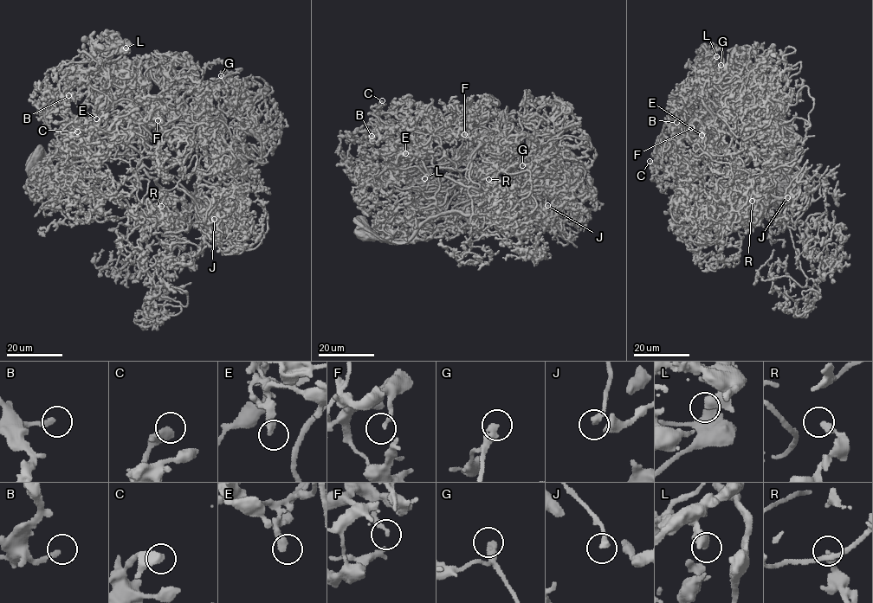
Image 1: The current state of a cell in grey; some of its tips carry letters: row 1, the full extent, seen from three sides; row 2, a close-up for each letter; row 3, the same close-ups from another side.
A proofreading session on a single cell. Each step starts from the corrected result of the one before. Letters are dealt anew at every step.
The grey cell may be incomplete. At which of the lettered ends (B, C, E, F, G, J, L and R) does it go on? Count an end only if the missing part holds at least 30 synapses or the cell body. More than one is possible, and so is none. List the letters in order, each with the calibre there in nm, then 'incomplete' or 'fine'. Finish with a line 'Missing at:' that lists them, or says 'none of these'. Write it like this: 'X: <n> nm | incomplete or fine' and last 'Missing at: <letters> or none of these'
B: 240 nm | fine
C: 380 nm | fine
E: 360 nm | fine
F: 190 nm | fine
G: 440 nm | incomplete
J: 280 nm | incomplete
L: 500 nm | fine
R: 240 nm | fine
Missing at: G, J

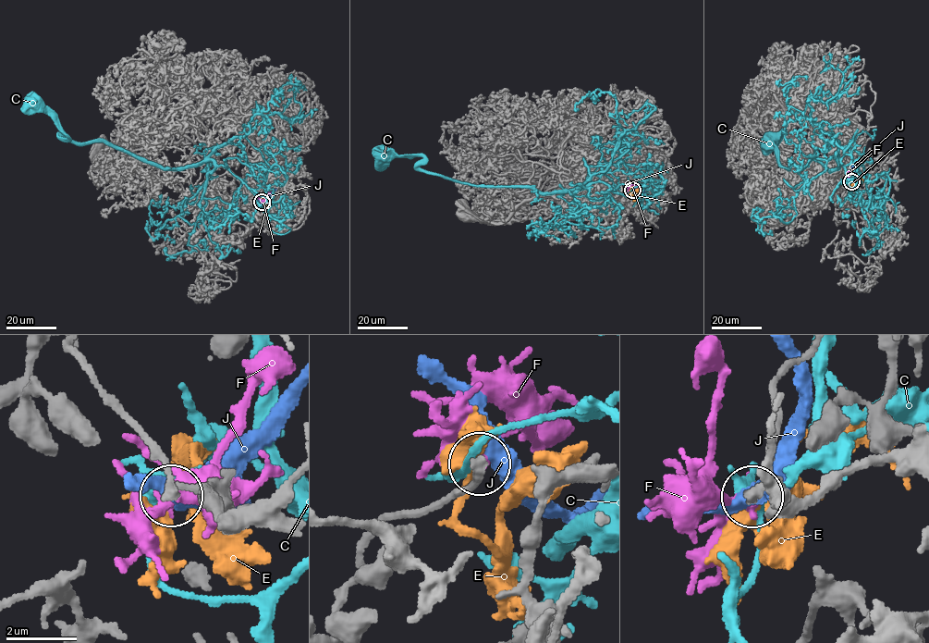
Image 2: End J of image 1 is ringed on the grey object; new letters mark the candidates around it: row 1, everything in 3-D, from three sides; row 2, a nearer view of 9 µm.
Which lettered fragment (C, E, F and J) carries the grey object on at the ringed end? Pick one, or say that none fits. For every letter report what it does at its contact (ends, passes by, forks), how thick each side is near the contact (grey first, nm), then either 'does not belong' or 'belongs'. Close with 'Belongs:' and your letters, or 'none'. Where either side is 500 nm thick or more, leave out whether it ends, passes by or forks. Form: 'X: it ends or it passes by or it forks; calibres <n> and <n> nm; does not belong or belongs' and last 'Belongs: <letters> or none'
C: it passes by; calibres 280 and 440 nm; does not belong
E: it forks; calibres 280 and 240 nm; does not belong
F: it passes by; calibres 200 and 280 nm; belongs
J: it passes by; calibres 200 and 420 nm; does not belong
Belongs: F

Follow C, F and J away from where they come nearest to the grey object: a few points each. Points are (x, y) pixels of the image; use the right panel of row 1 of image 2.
C: (851, 181), (849, 146), (832, 133), (838, 162), (830, 171), (812, 159), (785, 167), (767, 142)
F: (851, 181), (849, 181), (848, 170)
J: (851, 181), (855, 173), (852, 166)

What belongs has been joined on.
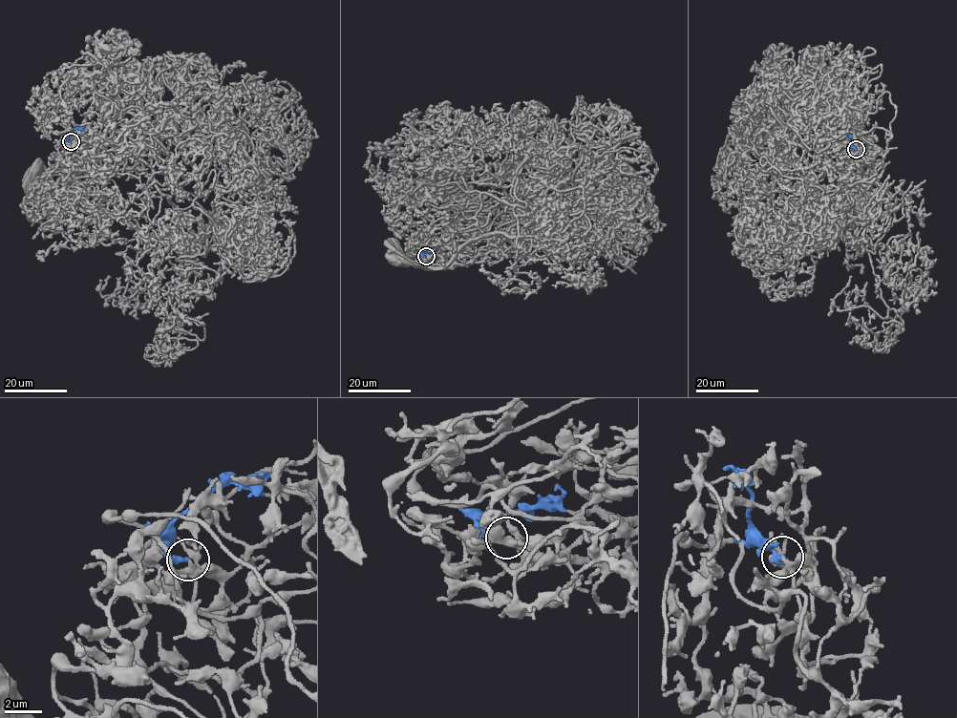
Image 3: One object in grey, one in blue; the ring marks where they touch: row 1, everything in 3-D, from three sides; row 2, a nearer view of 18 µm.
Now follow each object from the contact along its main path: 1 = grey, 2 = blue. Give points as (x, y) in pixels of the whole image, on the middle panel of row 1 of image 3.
1: (426, 256), (442, 262), (410, 246), (478, 229), (507, 186), (544, 222), (442, 266), (396, 254)
2: (426, 256), (421, 254), (435, 249)

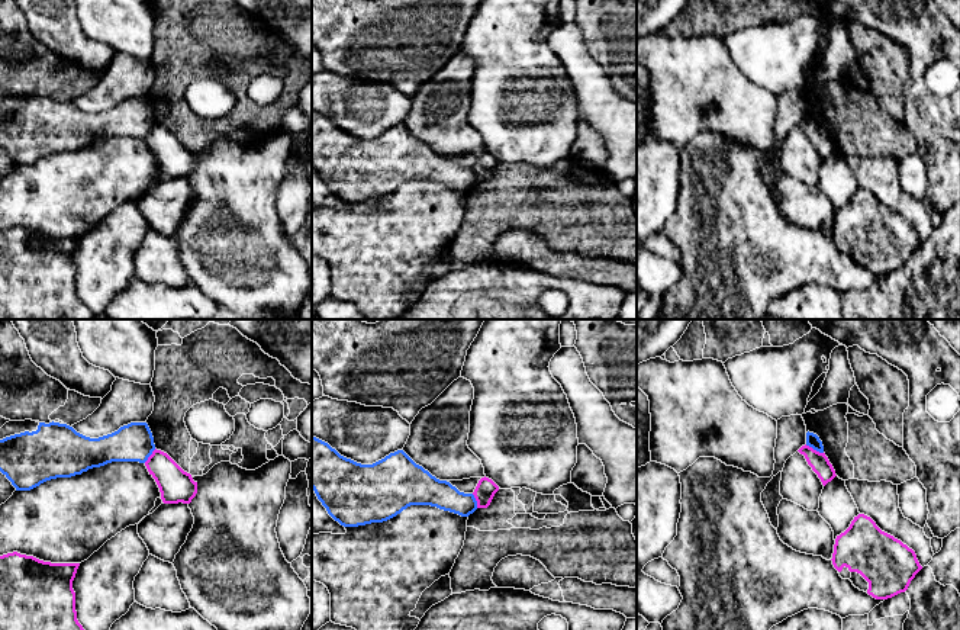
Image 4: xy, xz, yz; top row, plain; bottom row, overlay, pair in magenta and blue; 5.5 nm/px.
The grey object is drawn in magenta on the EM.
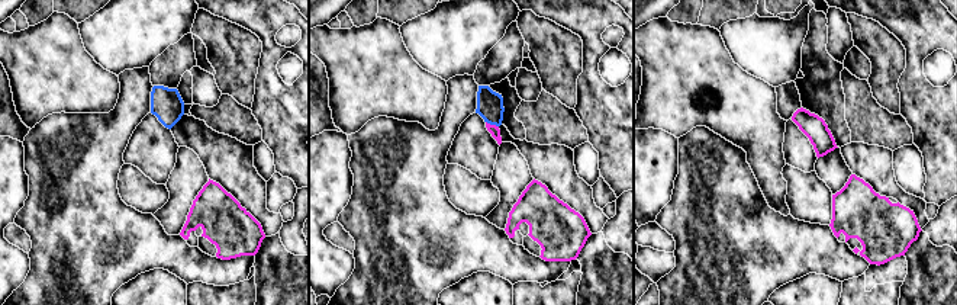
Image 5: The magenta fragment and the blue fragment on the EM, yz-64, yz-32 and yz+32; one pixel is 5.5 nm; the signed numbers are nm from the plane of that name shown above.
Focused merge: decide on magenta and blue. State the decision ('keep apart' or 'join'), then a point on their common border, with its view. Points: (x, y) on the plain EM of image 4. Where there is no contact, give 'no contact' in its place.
keep apart | yz (812, 124)

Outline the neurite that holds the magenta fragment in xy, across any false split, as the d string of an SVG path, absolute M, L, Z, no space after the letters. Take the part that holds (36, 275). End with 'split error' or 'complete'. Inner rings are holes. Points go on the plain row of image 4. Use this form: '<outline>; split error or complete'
M17 226L0 231L0 319L94 319L78 298L73 255L80 238L51 238Z; complete

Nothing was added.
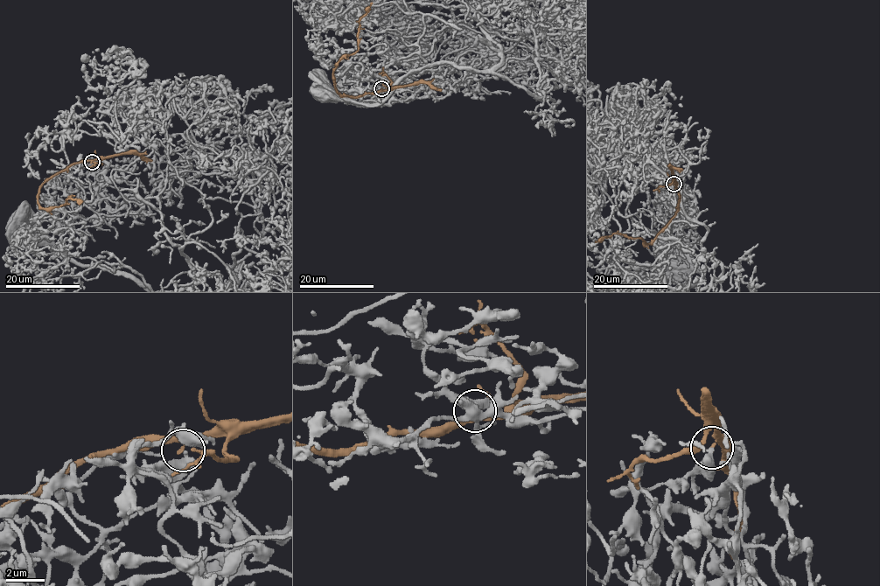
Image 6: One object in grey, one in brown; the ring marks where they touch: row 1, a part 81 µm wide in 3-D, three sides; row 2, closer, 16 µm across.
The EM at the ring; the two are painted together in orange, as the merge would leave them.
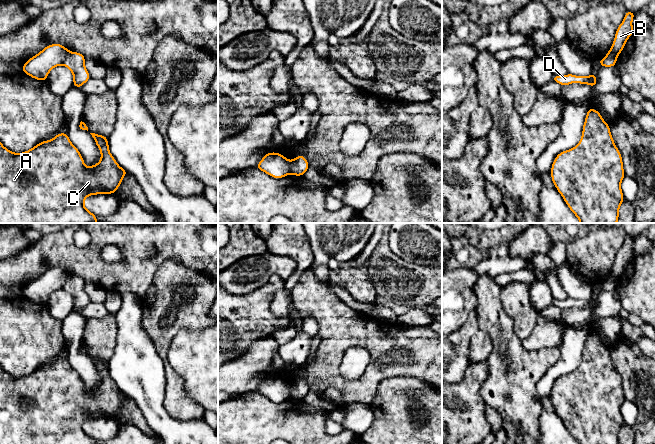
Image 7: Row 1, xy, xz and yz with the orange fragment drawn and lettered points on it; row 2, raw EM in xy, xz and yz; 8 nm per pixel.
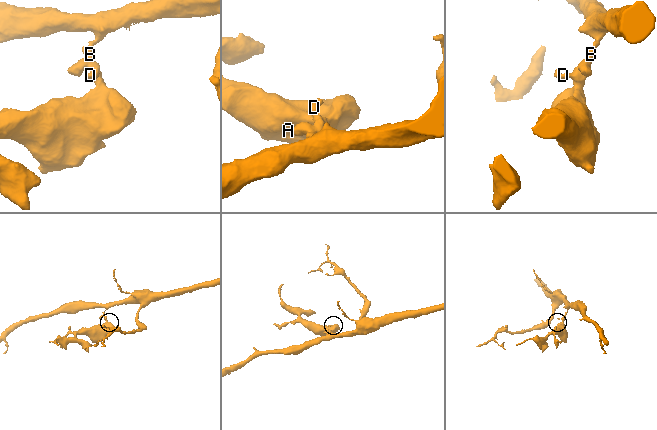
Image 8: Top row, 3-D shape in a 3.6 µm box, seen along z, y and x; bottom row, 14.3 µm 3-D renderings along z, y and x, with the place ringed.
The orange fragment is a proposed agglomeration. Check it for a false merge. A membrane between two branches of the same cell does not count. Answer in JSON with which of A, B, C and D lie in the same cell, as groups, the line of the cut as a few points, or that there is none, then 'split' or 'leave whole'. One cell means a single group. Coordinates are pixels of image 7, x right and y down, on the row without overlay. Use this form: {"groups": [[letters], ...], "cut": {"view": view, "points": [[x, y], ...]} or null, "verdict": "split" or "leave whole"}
{"groups": [["A", "C", "D"], ["B"]], "cut": {"view": "xy", "points": [[69, 275], [62, 288]]}, "verdict": "split"}

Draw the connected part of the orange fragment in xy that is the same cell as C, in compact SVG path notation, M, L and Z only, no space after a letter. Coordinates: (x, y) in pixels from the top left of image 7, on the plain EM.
M59 357L53 363L39 366L36 370L32 371L30 374L22 377L14 377L3 370L0 366L0 444L98 444L97 441L84 430L84 424L90 419L97 418L114 418L115 415L122 407L124 400L129 398L122 391L120 391L111 379L108 369L108 362L104 359L98 359L95 357L90 357L95 364L97 371L101 377L100 385L87 391L84 388L84 384L79 374L71 367L68 357Z

